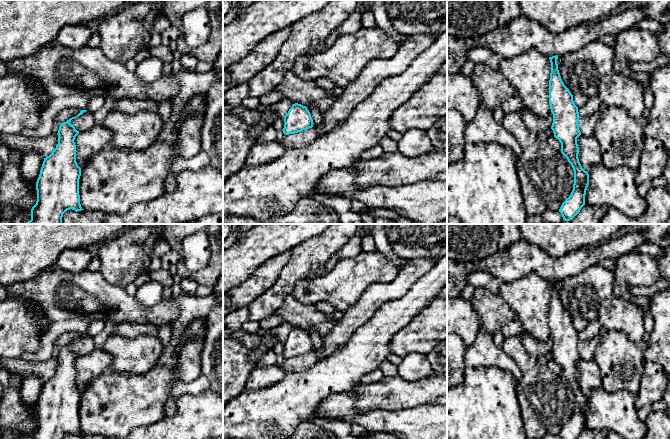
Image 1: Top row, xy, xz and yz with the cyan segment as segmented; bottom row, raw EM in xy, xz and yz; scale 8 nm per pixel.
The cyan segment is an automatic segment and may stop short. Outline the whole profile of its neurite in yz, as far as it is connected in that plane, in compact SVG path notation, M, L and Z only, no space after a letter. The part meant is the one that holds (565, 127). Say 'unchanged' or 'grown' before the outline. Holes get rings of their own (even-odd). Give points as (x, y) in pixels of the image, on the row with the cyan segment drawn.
unchanged; M558 55L549 59L551 63L549 105L553 114L551 129L554 137L561 143L561 153L567 158L574 171L573 190L559 209L563 220L570 221L585 205L589 174L582 168L578 158L577 138L581 135L578 125L580 117L578 107L573 101L573 95L561 79L557 64Z

